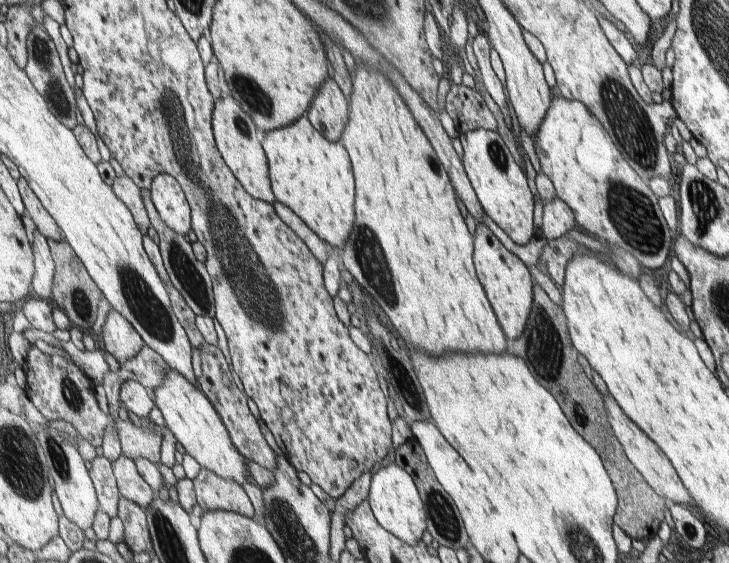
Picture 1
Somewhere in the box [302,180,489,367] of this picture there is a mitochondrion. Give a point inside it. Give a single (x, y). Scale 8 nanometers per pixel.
(371, 259)

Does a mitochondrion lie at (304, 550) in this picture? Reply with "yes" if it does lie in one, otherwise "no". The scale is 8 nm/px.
yes

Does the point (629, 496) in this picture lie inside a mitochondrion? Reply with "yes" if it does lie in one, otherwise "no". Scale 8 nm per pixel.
no

